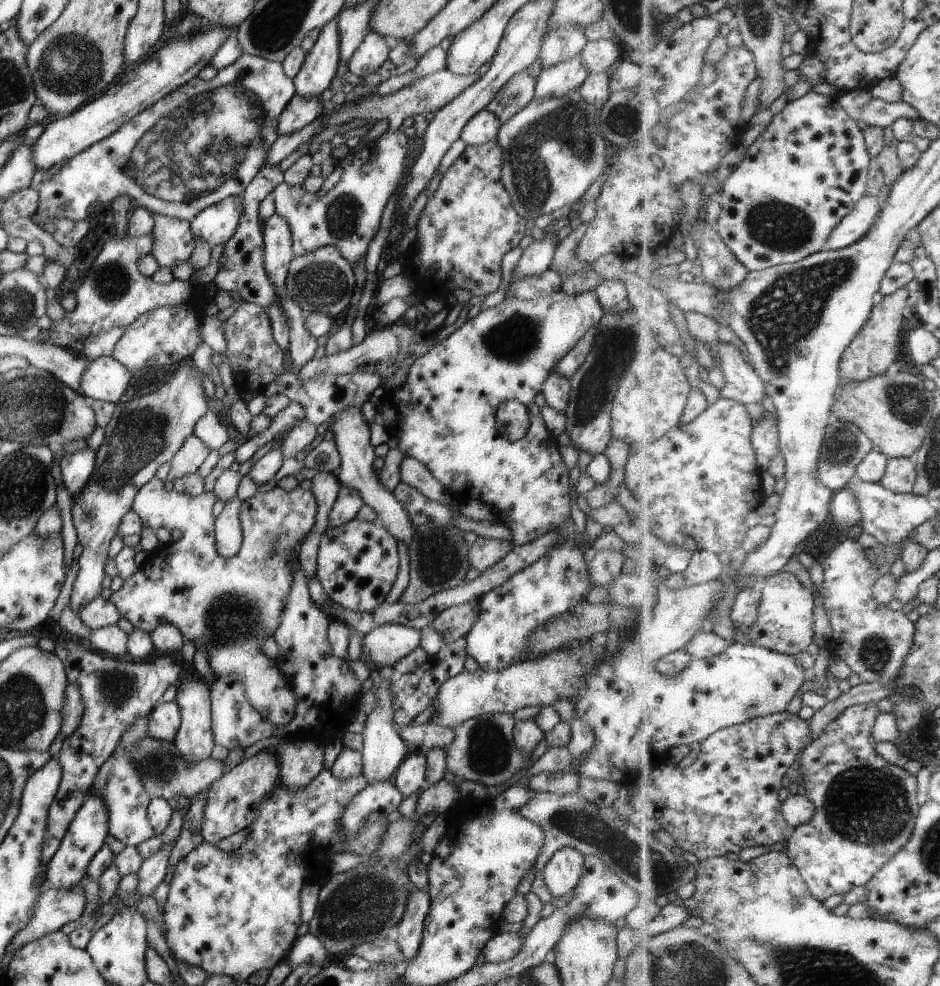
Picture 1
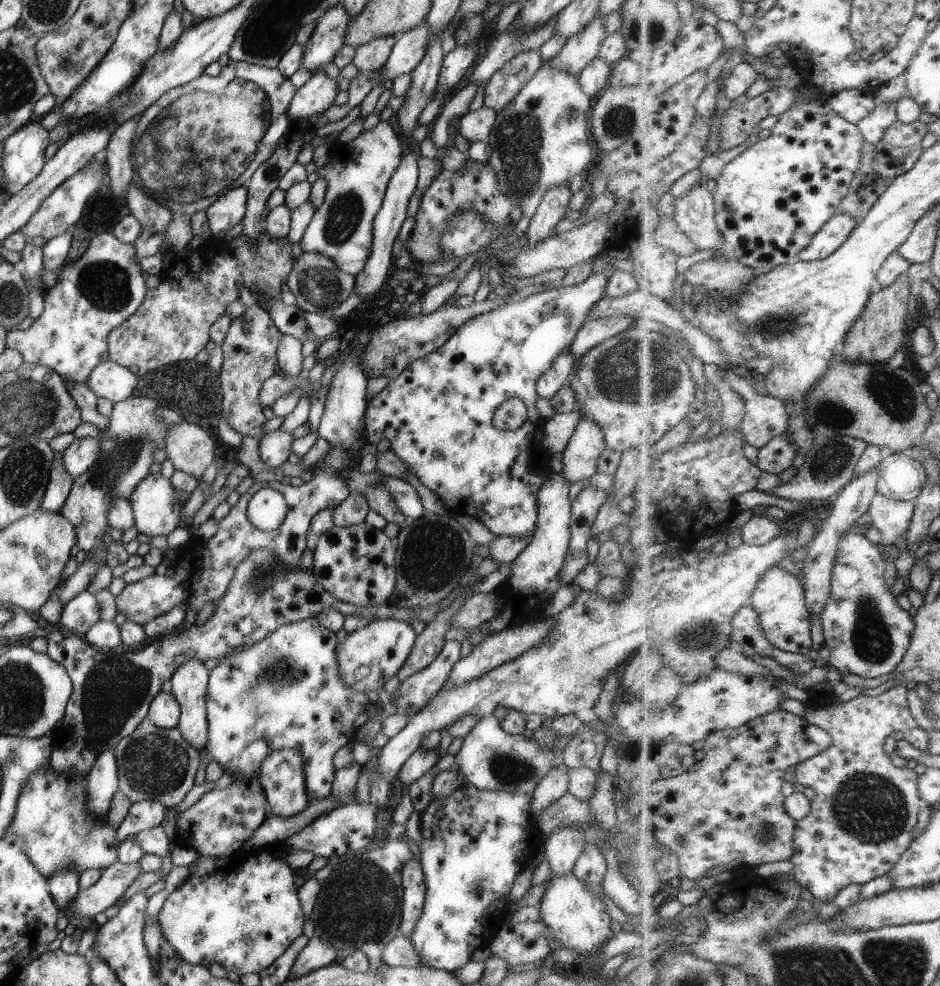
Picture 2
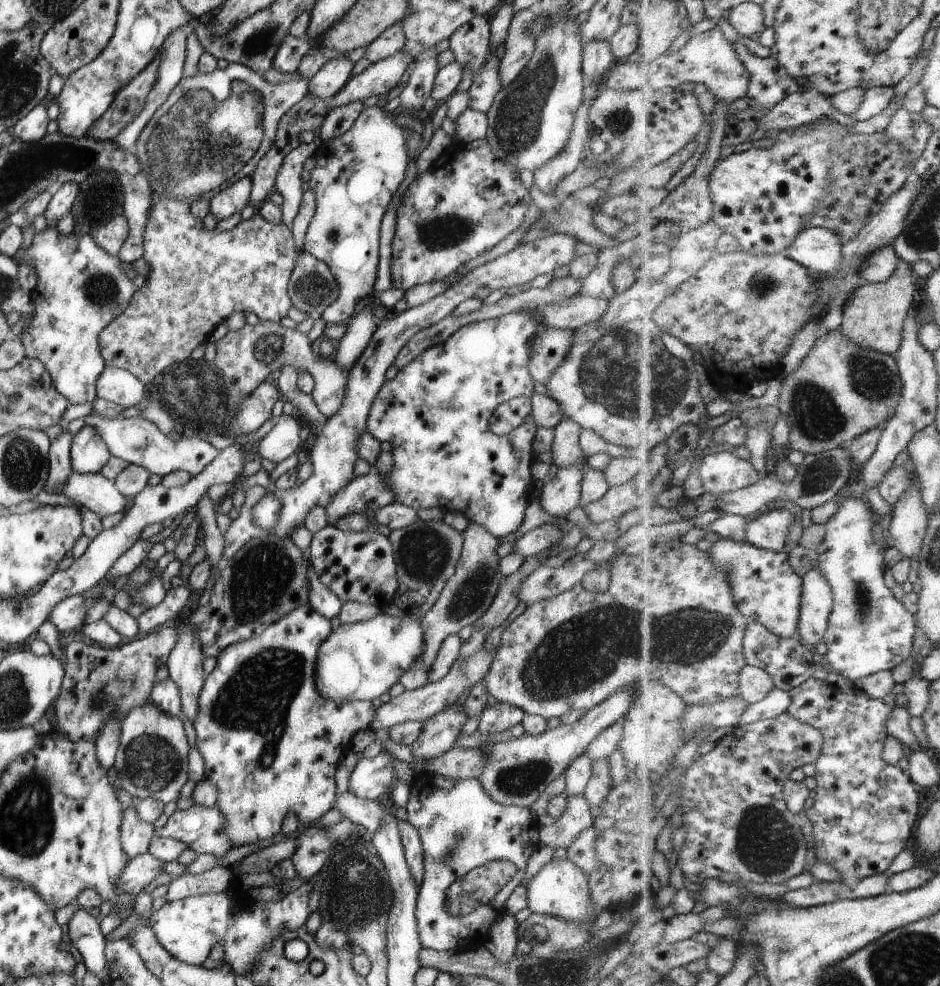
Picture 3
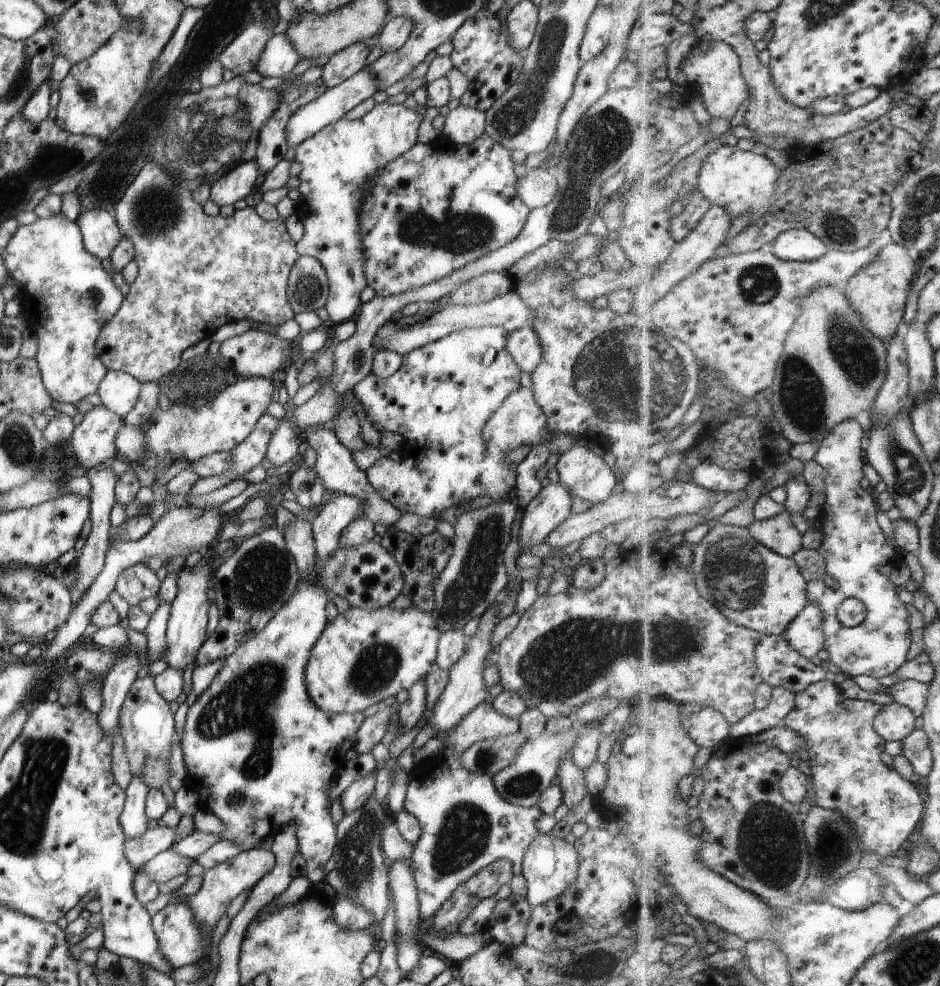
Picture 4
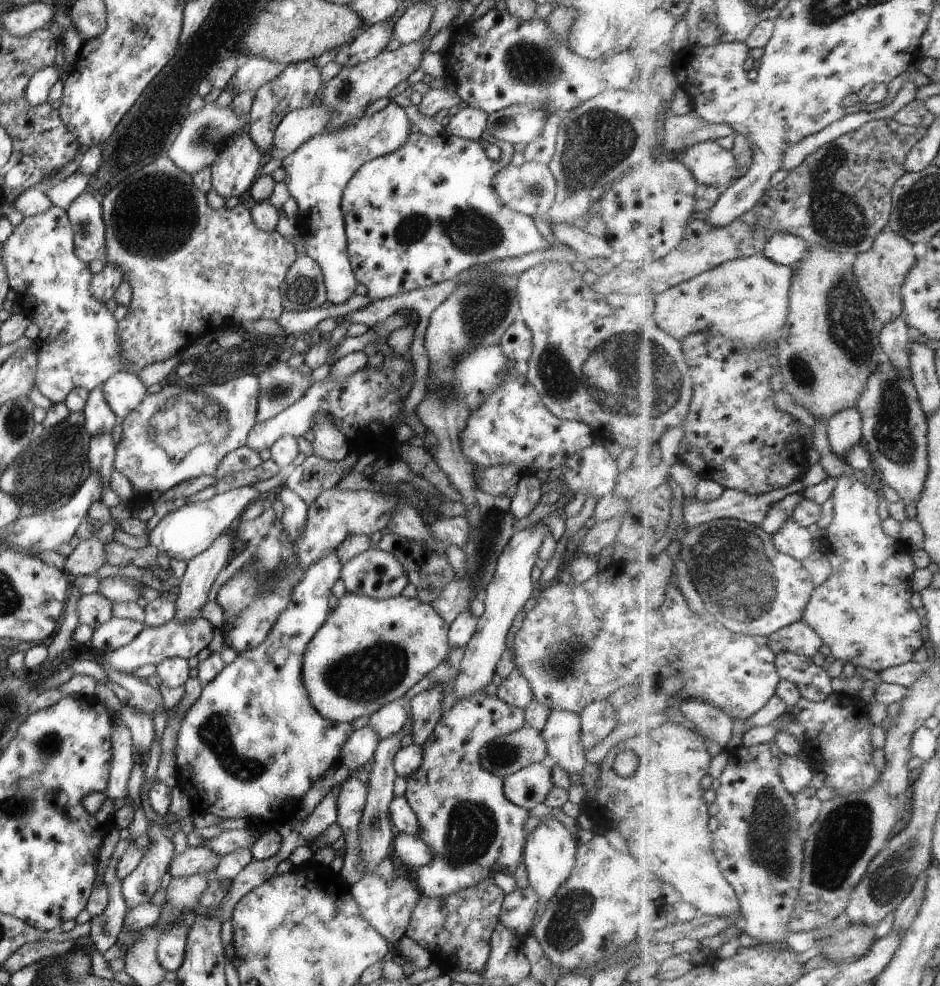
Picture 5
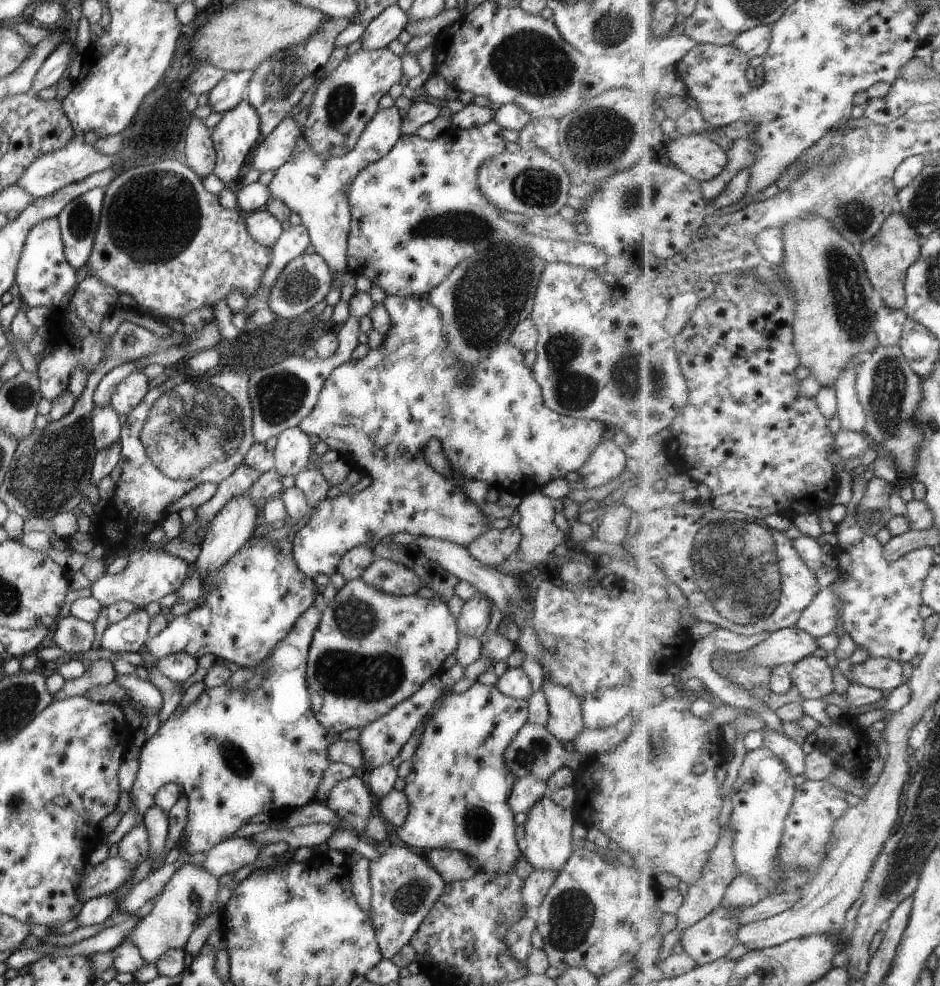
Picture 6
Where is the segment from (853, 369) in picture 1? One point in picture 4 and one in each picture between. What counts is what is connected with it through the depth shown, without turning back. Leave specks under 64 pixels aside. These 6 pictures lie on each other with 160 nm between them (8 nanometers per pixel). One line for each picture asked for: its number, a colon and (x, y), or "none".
2: (876, 336)
3: (873, 315)
4: (879, 291)

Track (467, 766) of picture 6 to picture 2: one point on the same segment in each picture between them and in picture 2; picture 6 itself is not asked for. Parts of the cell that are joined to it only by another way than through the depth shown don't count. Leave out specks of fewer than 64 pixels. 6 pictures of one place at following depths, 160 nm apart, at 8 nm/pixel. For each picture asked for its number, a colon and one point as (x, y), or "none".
2: (474, 842)
3: (460, 828)
4: (465, 825)
5: (472, 829)

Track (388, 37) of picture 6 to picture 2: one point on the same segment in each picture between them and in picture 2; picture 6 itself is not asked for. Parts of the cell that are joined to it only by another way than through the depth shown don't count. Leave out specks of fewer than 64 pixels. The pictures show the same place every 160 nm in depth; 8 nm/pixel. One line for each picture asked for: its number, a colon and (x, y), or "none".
2: (316, 94)
3: (333, 74)
4: (351, 59)
5: (368, 43)

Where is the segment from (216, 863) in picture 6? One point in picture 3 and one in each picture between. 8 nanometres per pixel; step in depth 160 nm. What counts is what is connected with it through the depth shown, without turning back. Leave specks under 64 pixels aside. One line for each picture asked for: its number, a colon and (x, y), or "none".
3: (139, 871)
4: (167, 864)
5: (191, 861)

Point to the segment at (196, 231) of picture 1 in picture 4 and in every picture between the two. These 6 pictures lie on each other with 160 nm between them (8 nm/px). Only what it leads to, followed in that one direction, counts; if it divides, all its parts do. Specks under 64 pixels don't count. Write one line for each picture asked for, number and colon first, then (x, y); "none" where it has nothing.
2: (228, 208)
3: (230, 200)
4: (239, 181)

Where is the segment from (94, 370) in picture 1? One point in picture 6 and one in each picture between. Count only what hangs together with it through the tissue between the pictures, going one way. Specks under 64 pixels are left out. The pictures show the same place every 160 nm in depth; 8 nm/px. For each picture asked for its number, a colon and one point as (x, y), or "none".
2: (114, 382)
3: (116, 385)
4: (118, 391)
5: (122, 391)
6: (128, 393)

